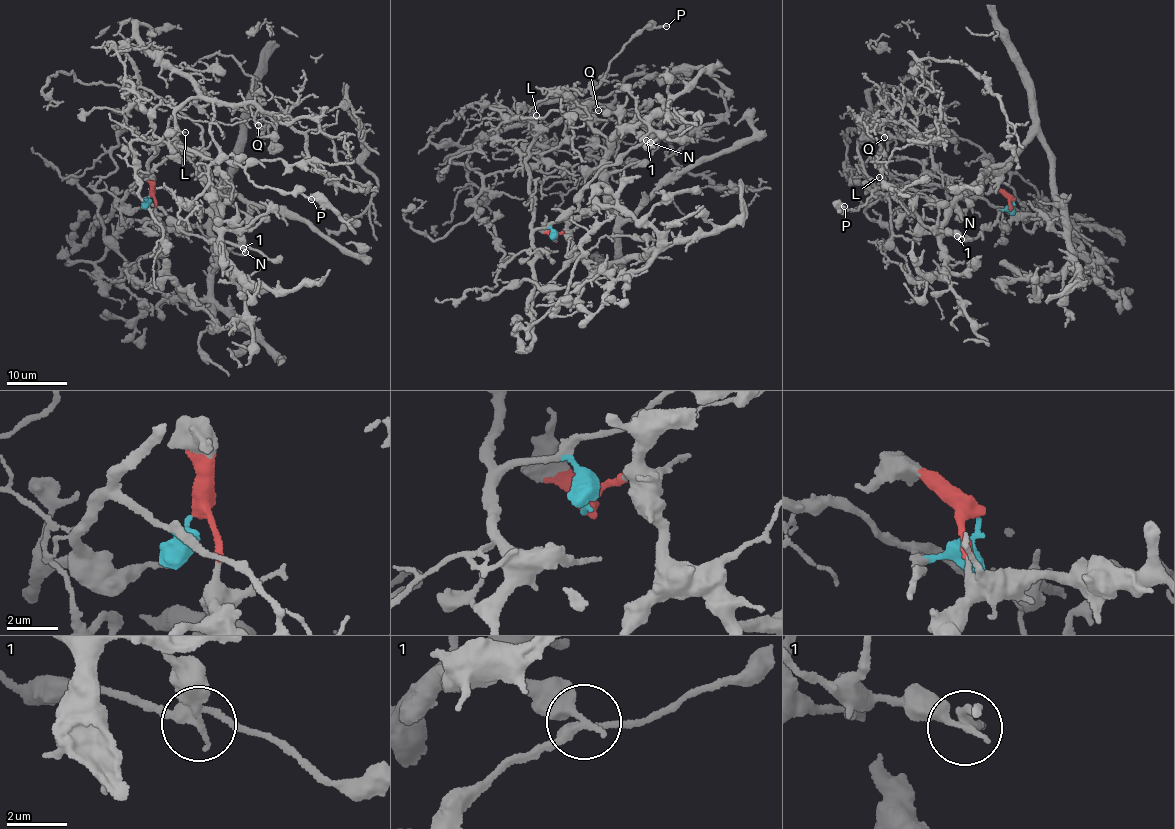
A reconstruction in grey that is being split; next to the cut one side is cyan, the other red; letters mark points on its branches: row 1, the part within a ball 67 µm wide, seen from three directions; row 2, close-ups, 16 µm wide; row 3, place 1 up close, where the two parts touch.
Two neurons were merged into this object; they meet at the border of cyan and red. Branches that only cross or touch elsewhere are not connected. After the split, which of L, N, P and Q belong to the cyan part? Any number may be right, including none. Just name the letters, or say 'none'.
L, P, Q

